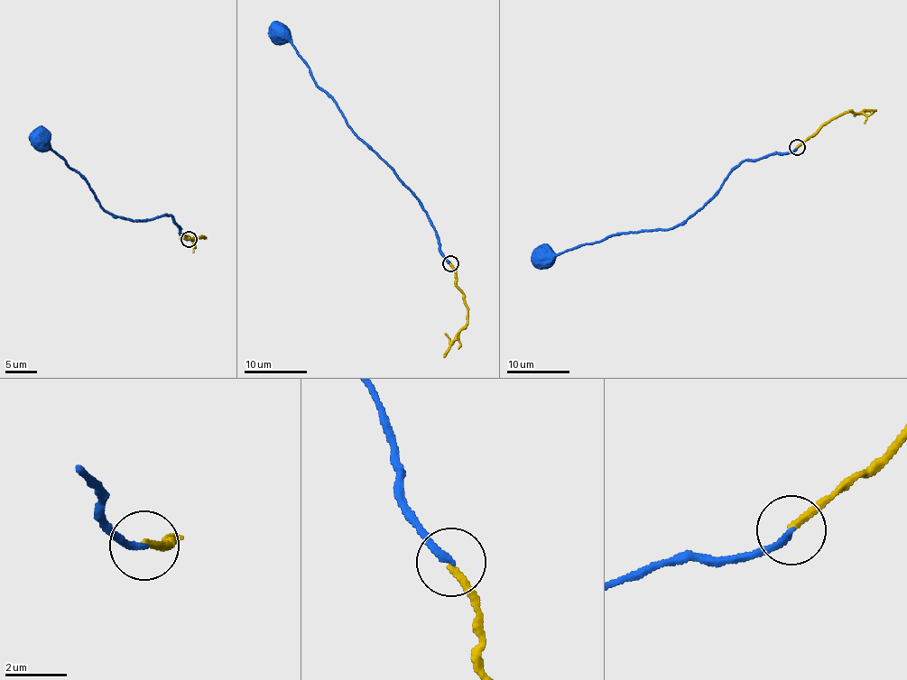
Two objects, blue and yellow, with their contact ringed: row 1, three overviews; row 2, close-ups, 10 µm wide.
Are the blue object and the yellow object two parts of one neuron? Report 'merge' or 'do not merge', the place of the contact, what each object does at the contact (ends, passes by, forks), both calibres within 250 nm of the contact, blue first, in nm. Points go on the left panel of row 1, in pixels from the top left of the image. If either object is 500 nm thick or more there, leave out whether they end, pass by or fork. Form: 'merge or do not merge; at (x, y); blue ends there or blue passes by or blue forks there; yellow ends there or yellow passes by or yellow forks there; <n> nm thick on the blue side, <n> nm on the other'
do not merge; at (189, 239); blue ends there; yellow ends there; 220 nm thick on the blue side, 240 nm on the other

